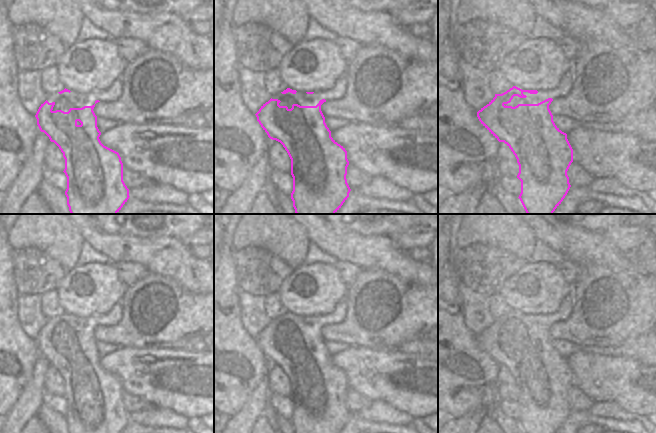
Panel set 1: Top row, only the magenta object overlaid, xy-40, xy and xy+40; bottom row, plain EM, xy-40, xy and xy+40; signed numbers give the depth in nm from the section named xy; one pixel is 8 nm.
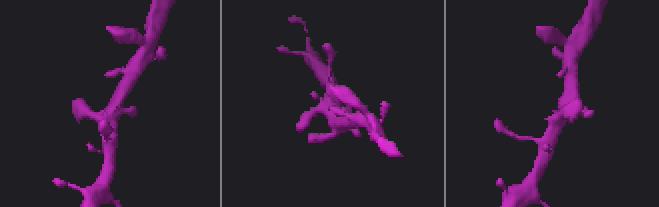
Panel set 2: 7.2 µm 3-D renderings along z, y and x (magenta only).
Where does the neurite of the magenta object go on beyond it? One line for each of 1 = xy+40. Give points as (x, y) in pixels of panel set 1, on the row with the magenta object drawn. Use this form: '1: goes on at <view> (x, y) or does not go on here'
1: does not go on here

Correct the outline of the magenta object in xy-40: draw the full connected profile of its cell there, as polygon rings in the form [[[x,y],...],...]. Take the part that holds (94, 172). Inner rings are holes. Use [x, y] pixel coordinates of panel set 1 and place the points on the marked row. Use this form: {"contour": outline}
{"contour": [[[55,102],[41,104],[35,117],[41,132],[54,142],[65,159],[67,205],[71,214],[117,214],[129,199],[123,181],[123,163],[118,152],[104,146],[99,137],[97,116],[92,106],[70,108],[68,112],[53,110]]]}

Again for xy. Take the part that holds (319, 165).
{"contour": [[[271,98],[255,115],[268,137],[280,142],[291,159],[291,199],[295,213],[335,214],[351,191],[346,179],[349,161],[347,151],[331,137],[331,131],[325,123],[321,105],[326,100],[320,100],[316,106],[293,104],[291,109],[280,106],[280,102]]]}

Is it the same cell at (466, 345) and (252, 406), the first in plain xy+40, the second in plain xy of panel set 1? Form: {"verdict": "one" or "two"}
{"verdict": "two"}

